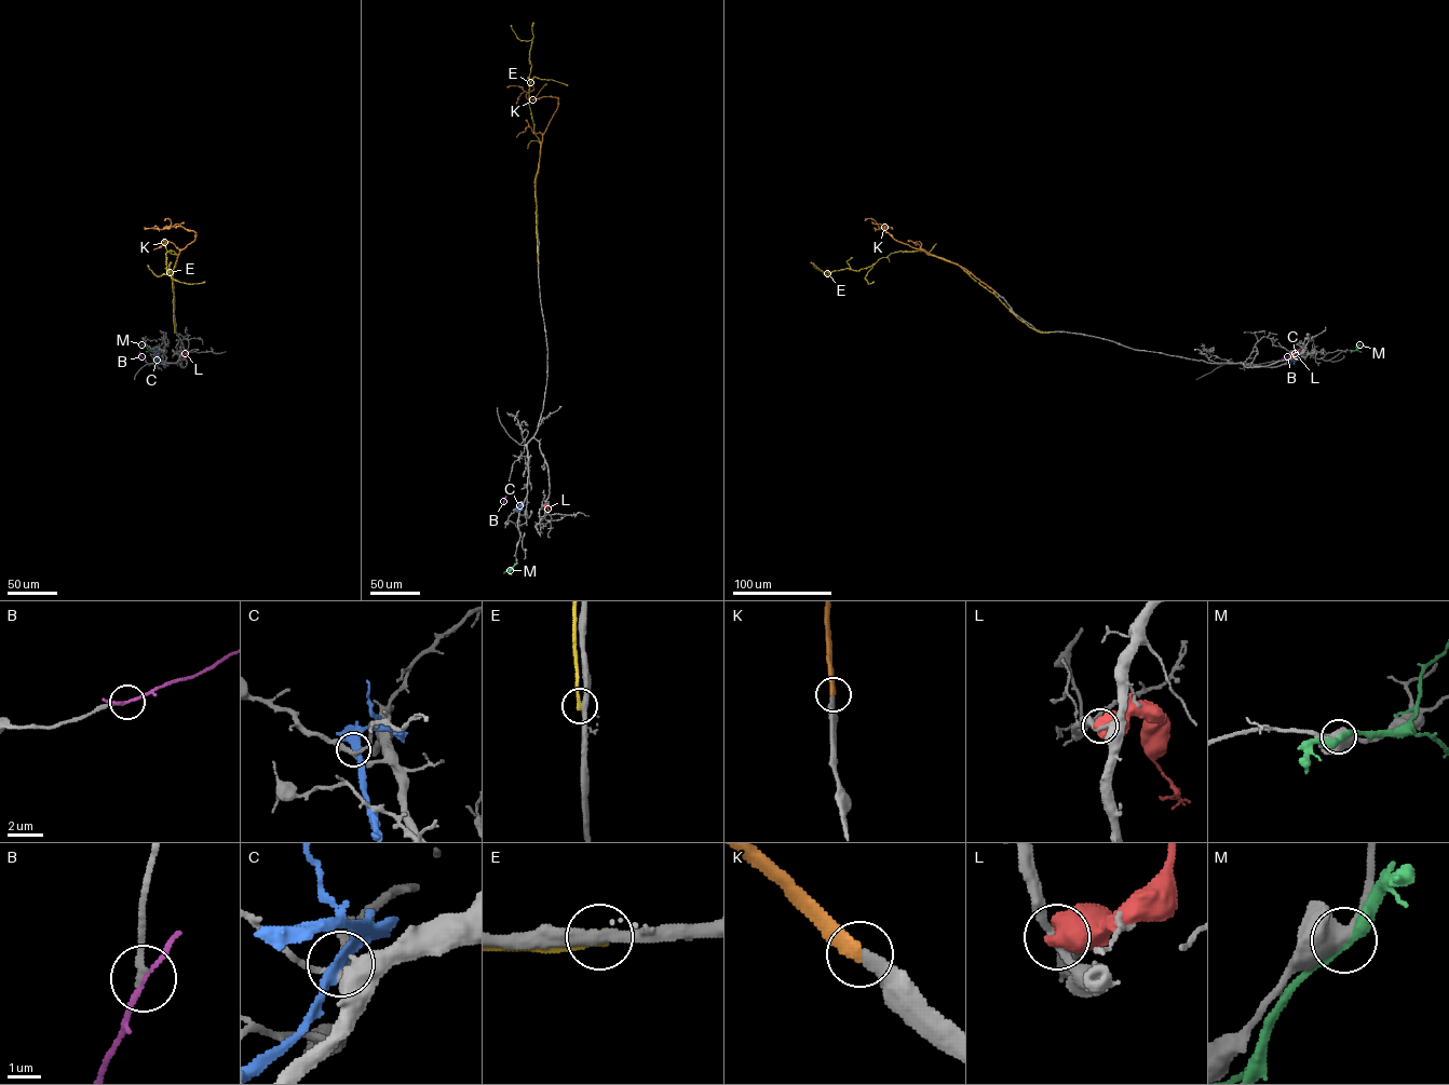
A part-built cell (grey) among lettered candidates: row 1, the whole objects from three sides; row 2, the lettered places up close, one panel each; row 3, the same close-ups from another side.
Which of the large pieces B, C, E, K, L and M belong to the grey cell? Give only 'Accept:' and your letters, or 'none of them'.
Accept: B, K

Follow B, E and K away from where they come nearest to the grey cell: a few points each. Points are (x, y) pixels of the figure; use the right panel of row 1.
B: (1281, 360), (1295, 352)
E: (1050, 331), (1029, 327), (957, 263), (921, 251), (896, 252), (866, 268), (835, 270), (829, 276), (814, 265)
K: (997, 293), (958, 265), (895, 240), (884, 230), (888, 226), (879, 228), (871, 218), (865, 220)

